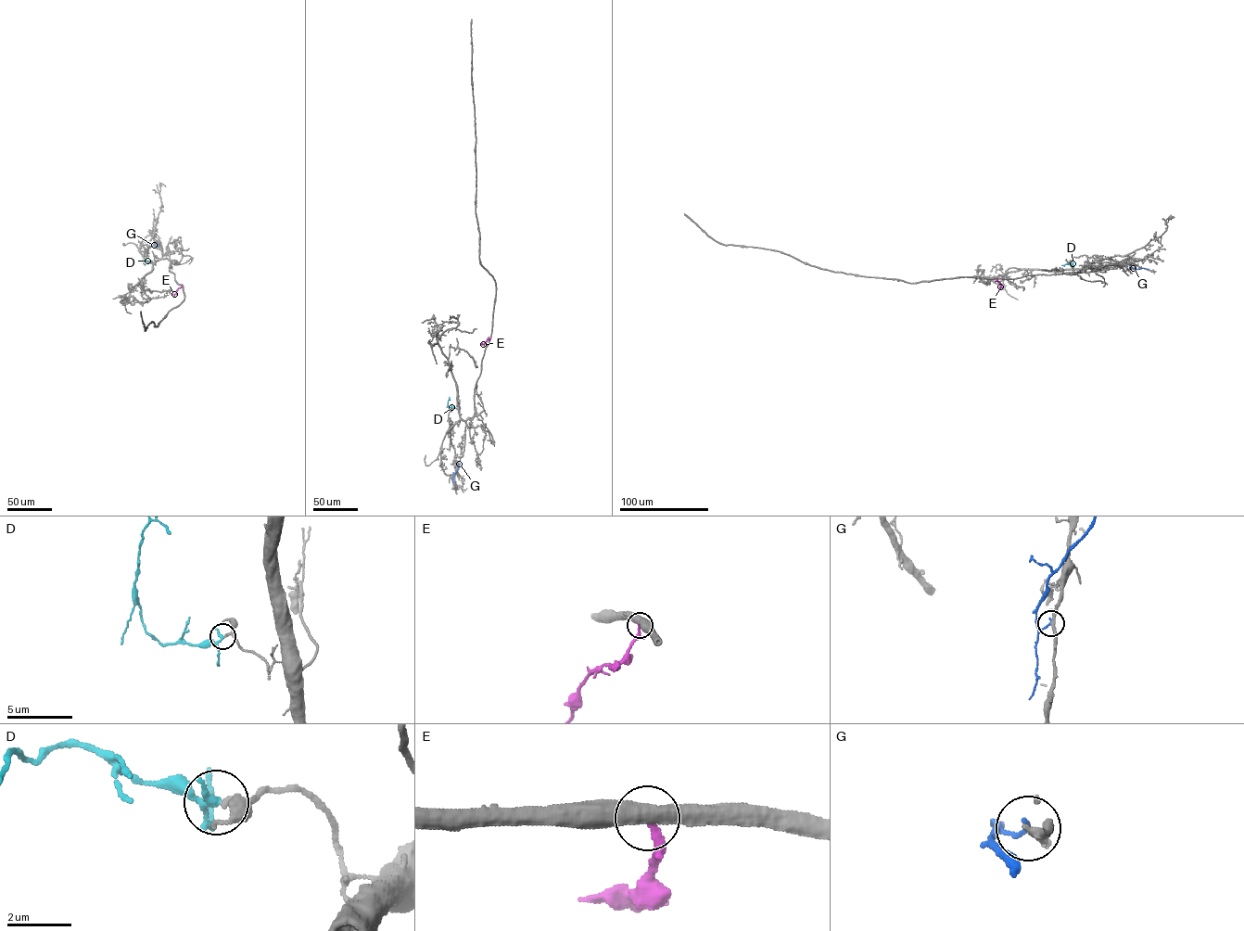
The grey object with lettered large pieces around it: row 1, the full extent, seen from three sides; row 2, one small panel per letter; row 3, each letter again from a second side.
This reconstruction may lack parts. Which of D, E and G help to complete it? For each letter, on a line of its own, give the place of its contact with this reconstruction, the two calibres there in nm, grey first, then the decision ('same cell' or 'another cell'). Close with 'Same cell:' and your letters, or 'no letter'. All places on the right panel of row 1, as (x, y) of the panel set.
D: contact (1072, 265); calibres 150 and 170 nm; same cell
E: contact (996, 278); calibres 550 and 150 nm; another cell
G: contact (1144, 268); calibres 240 and 80 nm; another cell
Same cell: D

